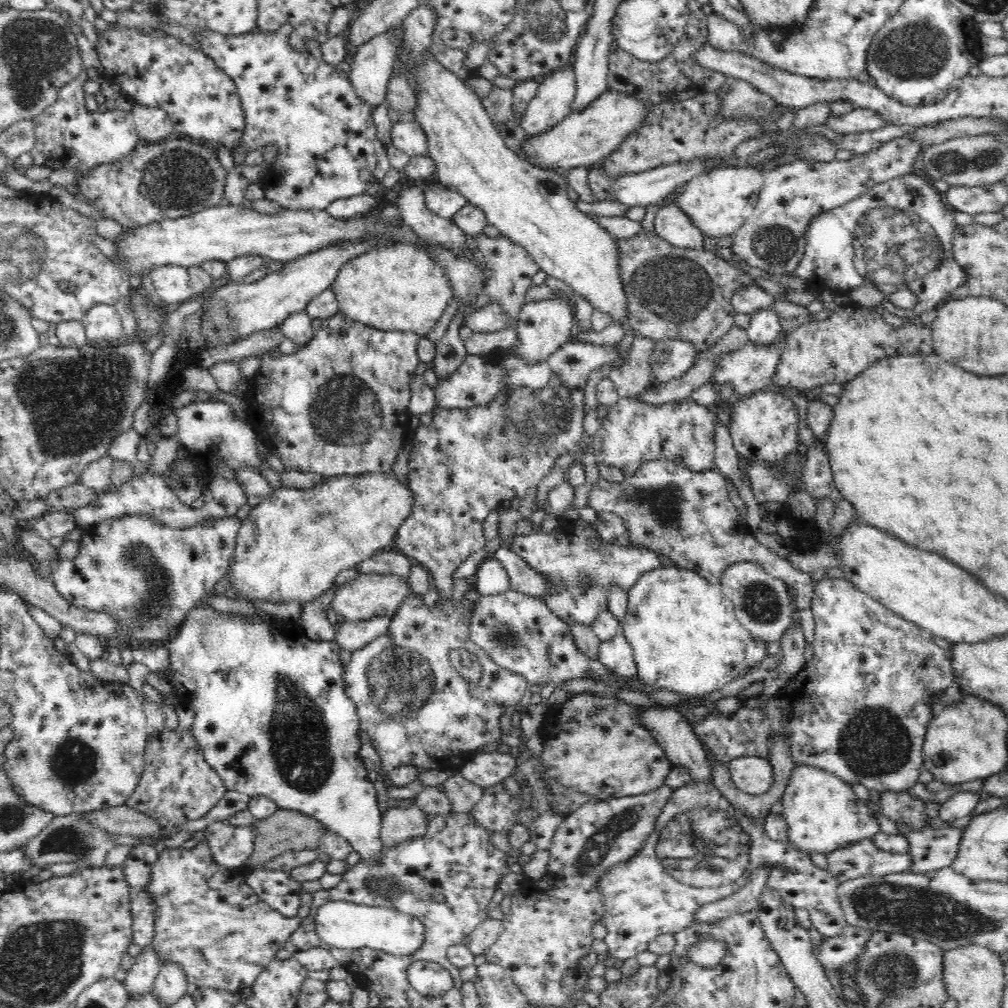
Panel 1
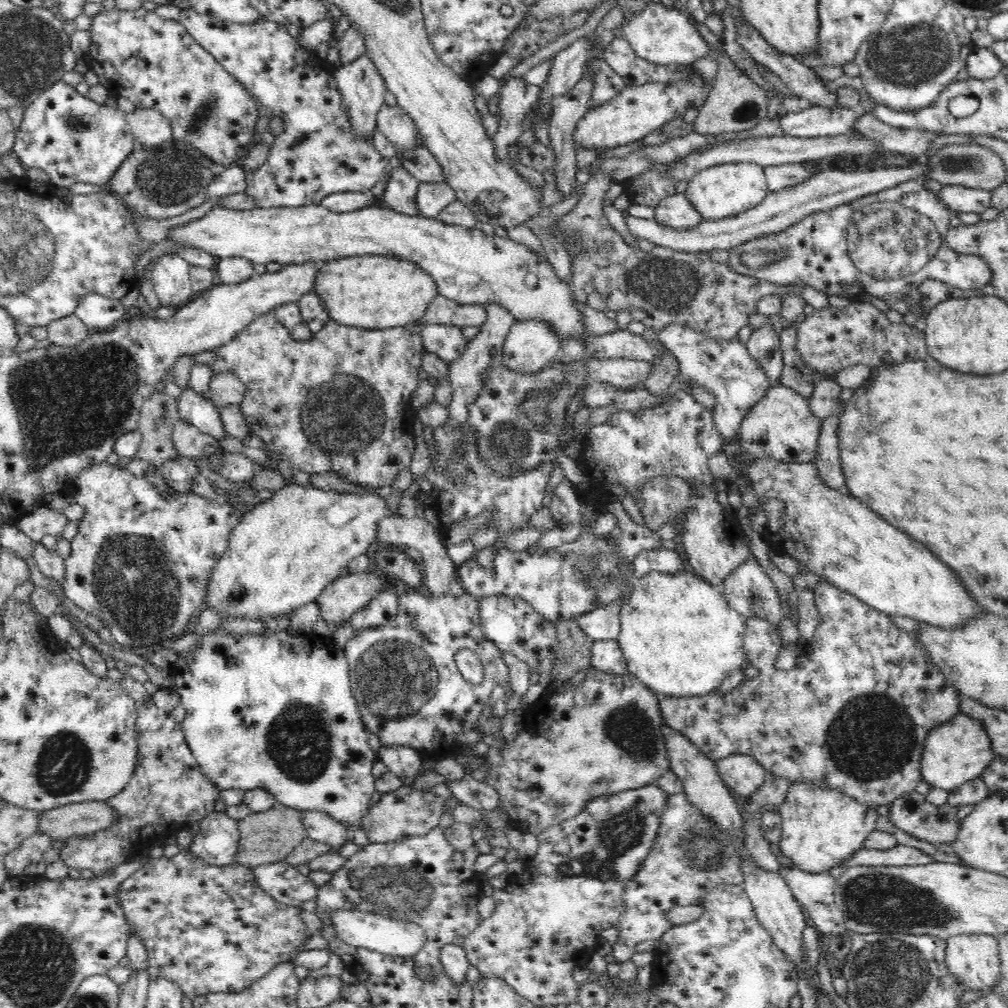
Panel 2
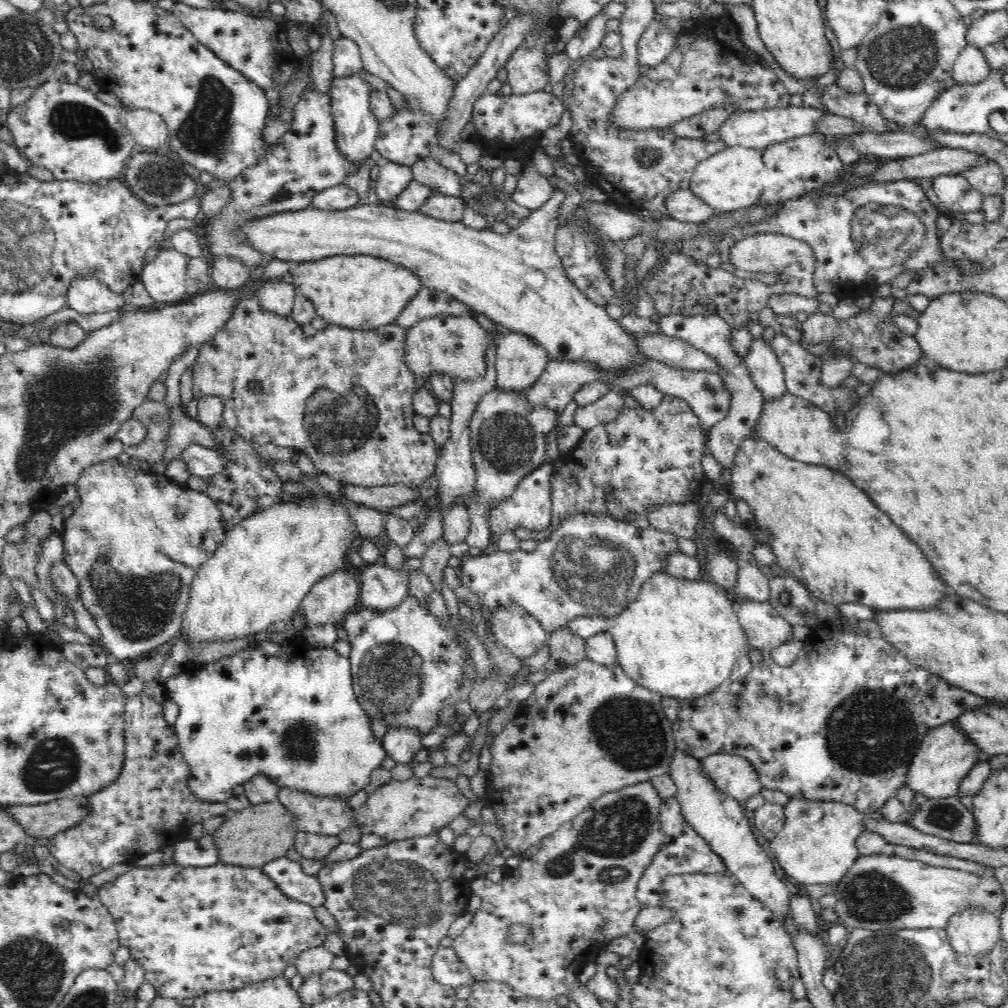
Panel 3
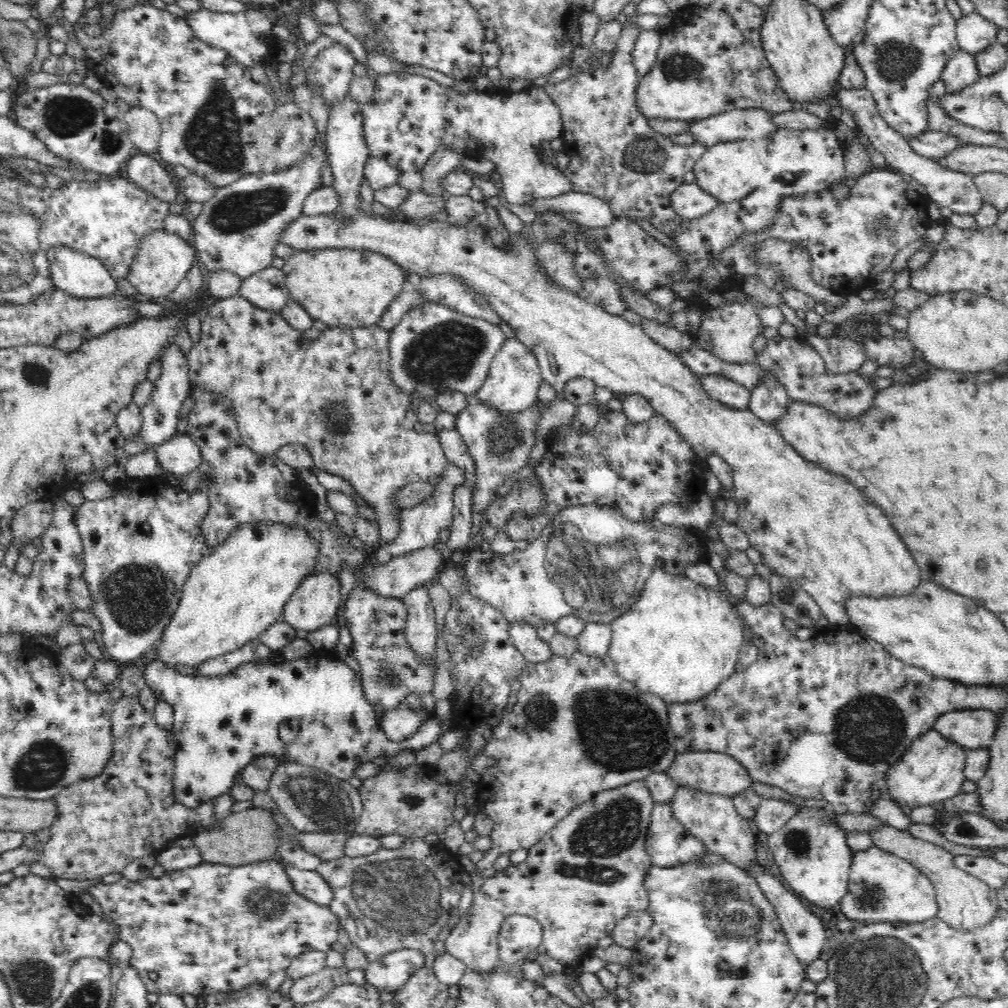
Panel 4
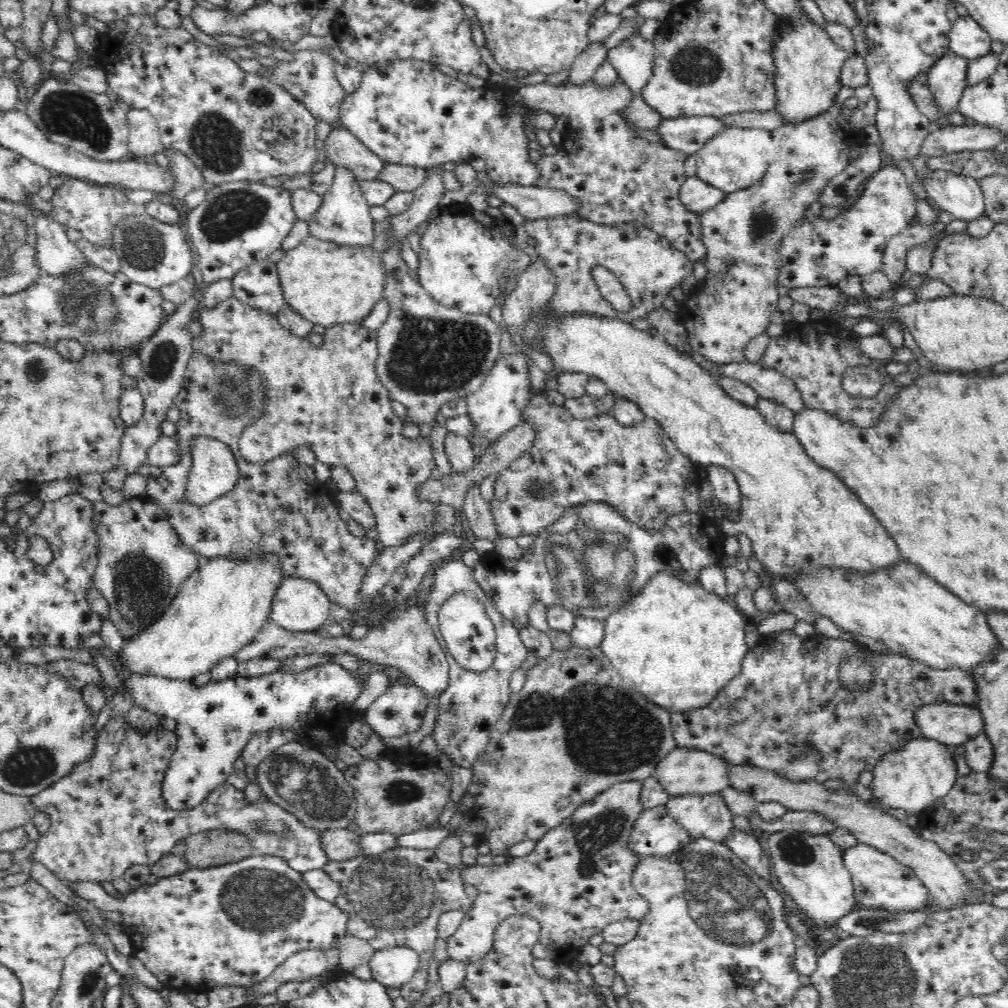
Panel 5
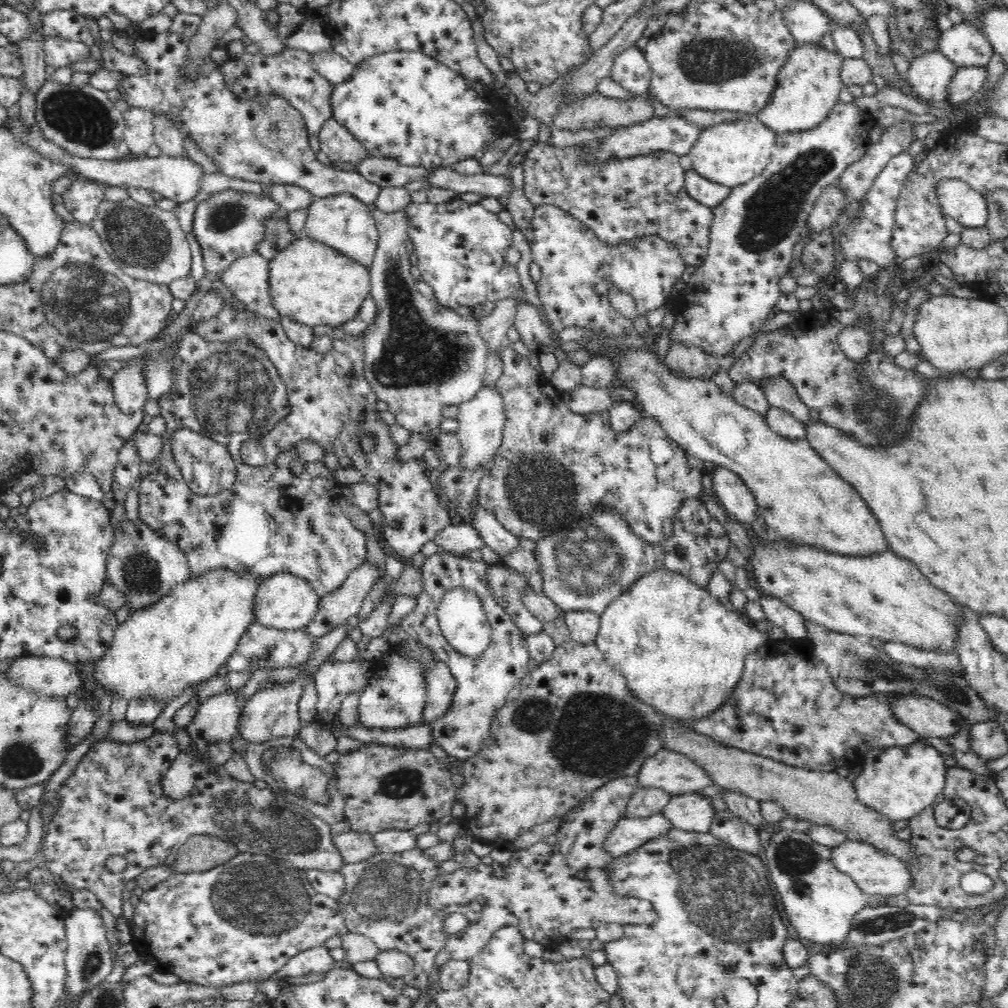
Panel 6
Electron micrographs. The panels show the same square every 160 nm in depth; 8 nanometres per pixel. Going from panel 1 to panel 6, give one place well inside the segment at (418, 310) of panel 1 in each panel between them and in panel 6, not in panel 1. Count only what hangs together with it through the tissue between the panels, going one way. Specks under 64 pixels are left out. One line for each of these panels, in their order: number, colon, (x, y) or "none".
2: (373, 292)
3: (360, 291)
4: (351, 287)
5: (327, 284)
6: (311, 283)

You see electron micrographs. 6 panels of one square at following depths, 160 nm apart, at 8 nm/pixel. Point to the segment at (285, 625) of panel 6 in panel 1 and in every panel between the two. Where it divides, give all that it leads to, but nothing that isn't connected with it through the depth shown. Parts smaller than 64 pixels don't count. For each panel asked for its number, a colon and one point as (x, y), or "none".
1: (369, 594)
2: (339, 600)
3: (329, 599)
4: (314, 602)
5: (298, 605)

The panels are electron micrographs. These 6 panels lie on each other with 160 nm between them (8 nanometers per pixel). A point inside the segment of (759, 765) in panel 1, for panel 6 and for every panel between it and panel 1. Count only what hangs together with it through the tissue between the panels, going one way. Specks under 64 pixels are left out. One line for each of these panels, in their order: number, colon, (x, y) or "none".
2: (741, 773)
3: (733, 775)
4: (710, 772)
5: (684, 771)
6: (676, 774)

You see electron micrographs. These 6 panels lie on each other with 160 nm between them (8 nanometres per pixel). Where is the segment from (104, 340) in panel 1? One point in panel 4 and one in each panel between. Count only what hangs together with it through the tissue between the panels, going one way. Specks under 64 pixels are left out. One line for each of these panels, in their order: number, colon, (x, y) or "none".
2: (99, 312)
3: (87, 294)
4: (78, 273)

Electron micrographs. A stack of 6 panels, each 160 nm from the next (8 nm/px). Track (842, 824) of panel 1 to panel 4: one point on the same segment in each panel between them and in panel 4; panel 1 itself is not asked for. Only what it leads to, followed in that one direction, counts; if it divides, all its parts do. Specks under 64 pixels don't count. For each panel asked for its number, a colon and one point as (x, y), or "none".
2: (822, 828)
3: (816, 847)
4: (814, 859)

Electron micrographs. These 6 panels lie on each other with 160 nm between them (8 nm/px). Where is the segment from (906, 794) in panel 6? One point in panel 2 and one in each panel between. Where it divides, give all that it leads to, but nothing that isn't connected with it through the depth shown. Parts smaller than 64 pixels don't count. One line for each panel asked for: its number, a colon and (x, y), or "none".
2: (957, 751)
3: (944, 756)
4: (930, 770)
5: (911, 779)

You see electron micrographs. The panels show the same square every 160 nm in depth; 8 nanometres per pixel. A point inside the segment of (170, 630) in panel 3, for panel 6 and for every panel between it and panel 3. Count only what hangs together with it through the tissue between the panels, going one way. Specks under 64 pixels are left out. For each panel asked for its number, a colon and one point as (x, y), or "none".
4: (140, 545)
5: (142, 564)
6: (145, 567)

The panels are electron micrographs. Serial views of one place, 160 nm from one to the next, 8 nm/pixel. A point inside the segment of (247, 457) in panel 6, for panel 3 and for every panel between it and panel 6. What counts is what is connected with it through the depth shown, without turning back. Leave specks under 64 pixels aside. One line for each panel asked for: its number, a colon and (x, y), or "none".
3: (343, 396)
4: (333, 394)
5: (329, 398)

